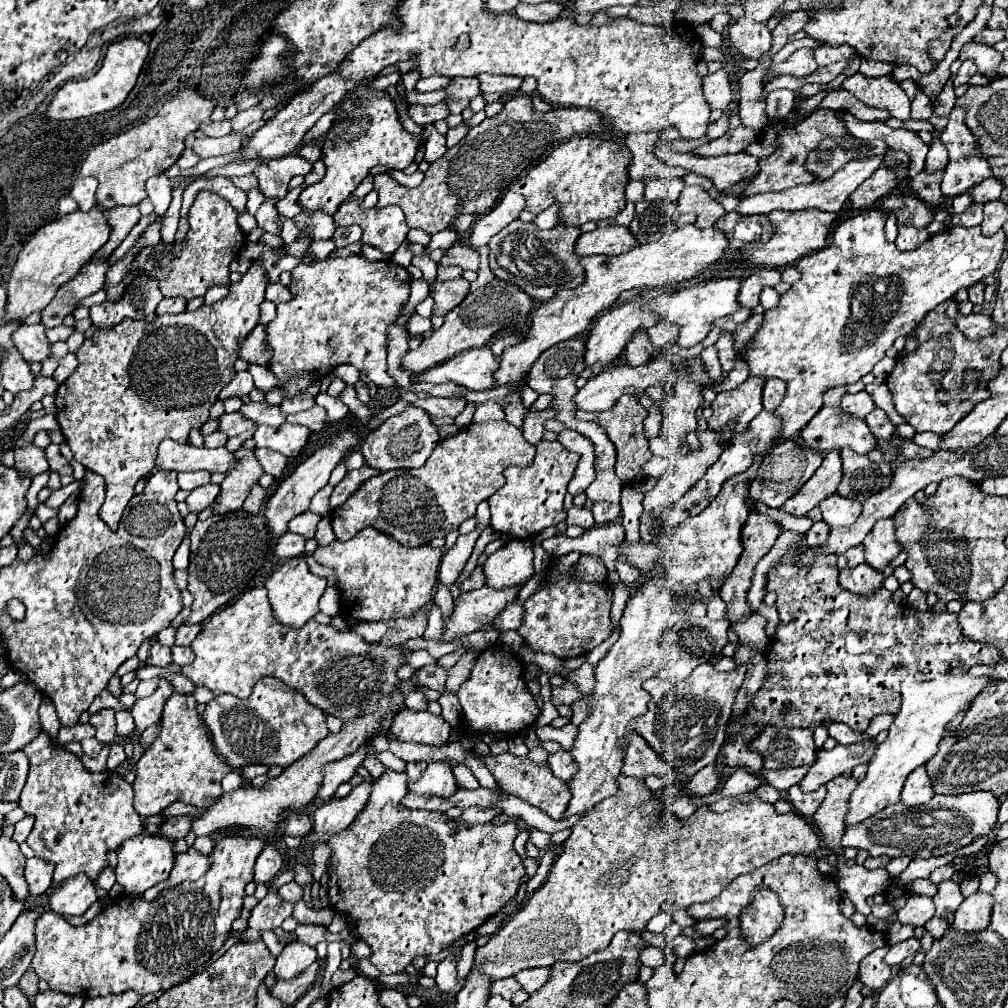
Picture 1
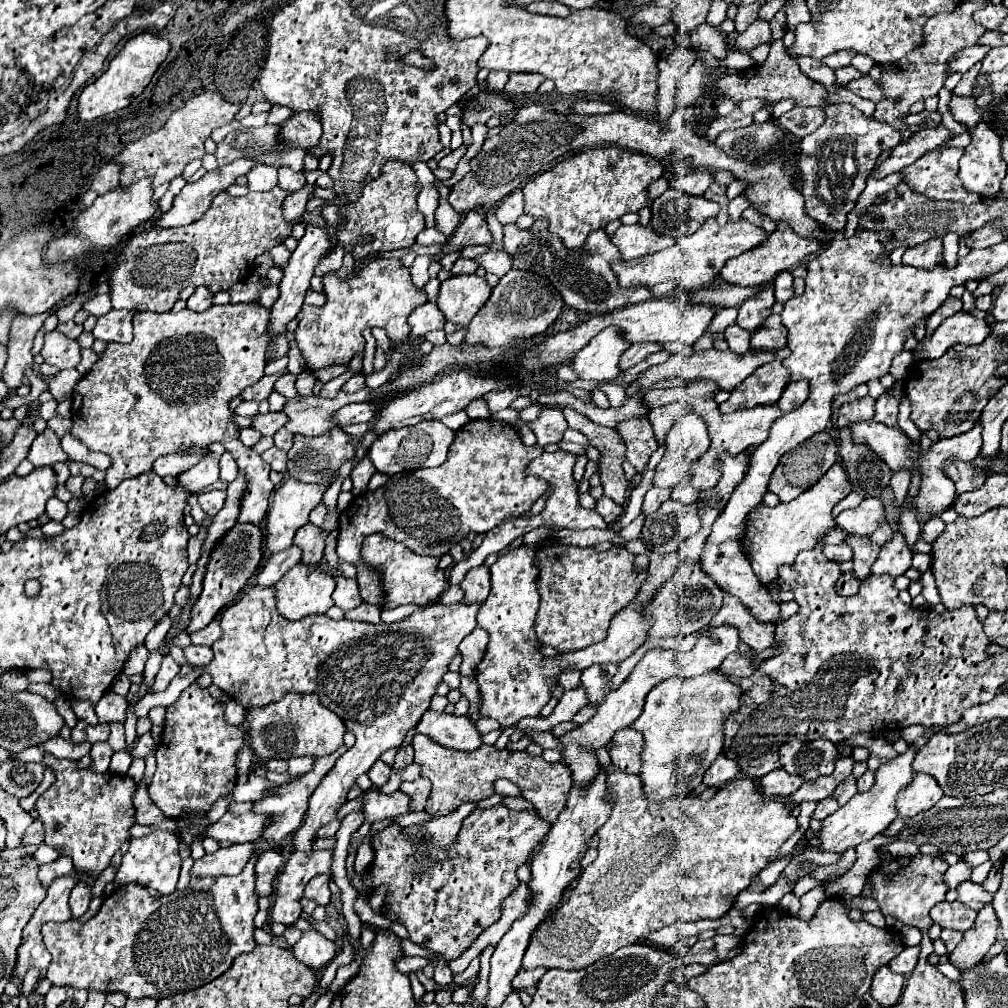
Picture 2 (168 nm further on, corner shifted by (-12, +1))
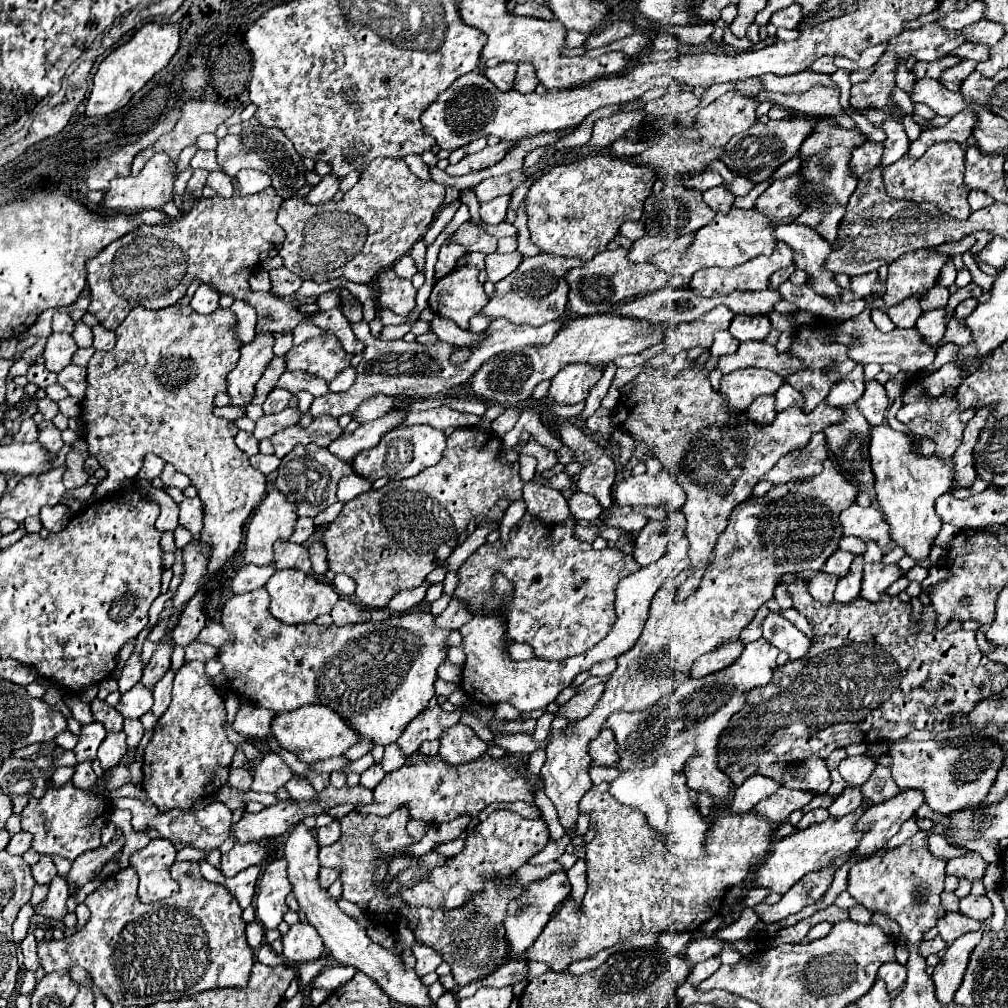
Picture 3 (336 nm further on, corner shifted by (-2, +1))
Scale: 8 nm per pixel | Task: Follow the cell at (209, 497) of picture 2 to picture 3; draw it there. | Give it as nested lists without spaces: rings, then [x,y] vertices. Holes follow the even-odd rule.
[[[197,497],[179,503],[179,525],[191,531],[193,539],[201,533],[201,501]]]

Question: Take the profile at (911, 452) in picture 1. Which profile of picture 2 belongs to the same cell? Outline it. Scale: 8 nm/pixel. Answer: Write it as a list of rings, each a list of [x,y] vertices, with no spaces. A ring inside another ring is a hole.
[[[961,459],[947,461],[943,465],[943,471],[953,479],[955,487],[957,487],[957,493],[965,493],[965,491],[977,489],[987,479],[987,471],[983,471],[975,463],[965,463]]]

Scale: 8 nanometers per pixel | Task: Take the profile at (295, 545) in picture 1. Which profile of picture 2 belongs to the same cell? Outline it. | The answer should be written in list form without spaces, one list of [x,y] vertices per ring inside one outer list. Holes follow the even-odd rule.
[[[291,545],[291,547],[285,549],[285,551],[273,553],[273,555],[263,563],[263,567],[259,569],[259,573],[257,573],[257,583],[259,583],[259,585],[265,585],[265,587],[275,585],[293,565],[299,563],[299,559],[301,559],[301,551],[299,551],[299,547],[295,547],[295,545]]]

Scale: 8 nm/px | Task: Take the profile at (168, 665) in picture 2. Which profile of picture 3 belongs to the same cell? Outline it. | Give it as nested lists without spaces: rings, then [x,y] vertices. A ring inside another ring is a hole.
[[[137,683],[133,689],[121,695],[121,701],[115,705],[115,709],[127,719],[139,719],[143,713],[151,709],[151,705],[153,705],[153,691]]]

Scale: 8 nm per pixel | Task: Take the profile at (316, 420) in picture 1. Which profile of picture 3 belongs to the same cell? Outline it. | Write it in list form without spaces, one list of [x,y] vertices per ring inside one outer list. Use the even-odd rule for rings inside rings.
[[[373,395],[369,397],[365,403],[361,403],[361,407],[353,413],[353,419],[357,421],[373,421],[373,419],[379,419],[381,415],[387,415],[389,411],[393,411],[397,405],[397,399],[395,397],[389,397],[389,395]]]

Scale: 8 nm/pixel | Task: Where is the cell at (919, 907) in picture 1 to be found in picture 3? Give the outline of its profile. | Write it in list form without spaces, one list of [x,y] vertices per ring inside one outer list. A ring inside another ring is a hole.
[[[947,913],[945,917],[941,917],[937,921],[937,931],[941,935],[941,939],[951,945],[957,937],[965,935],[965,933],[971,933],[971,931],[977,931],[981,927],[981,923],[977,923],[975,919],[969,919],[965,917],[963,913]]]

